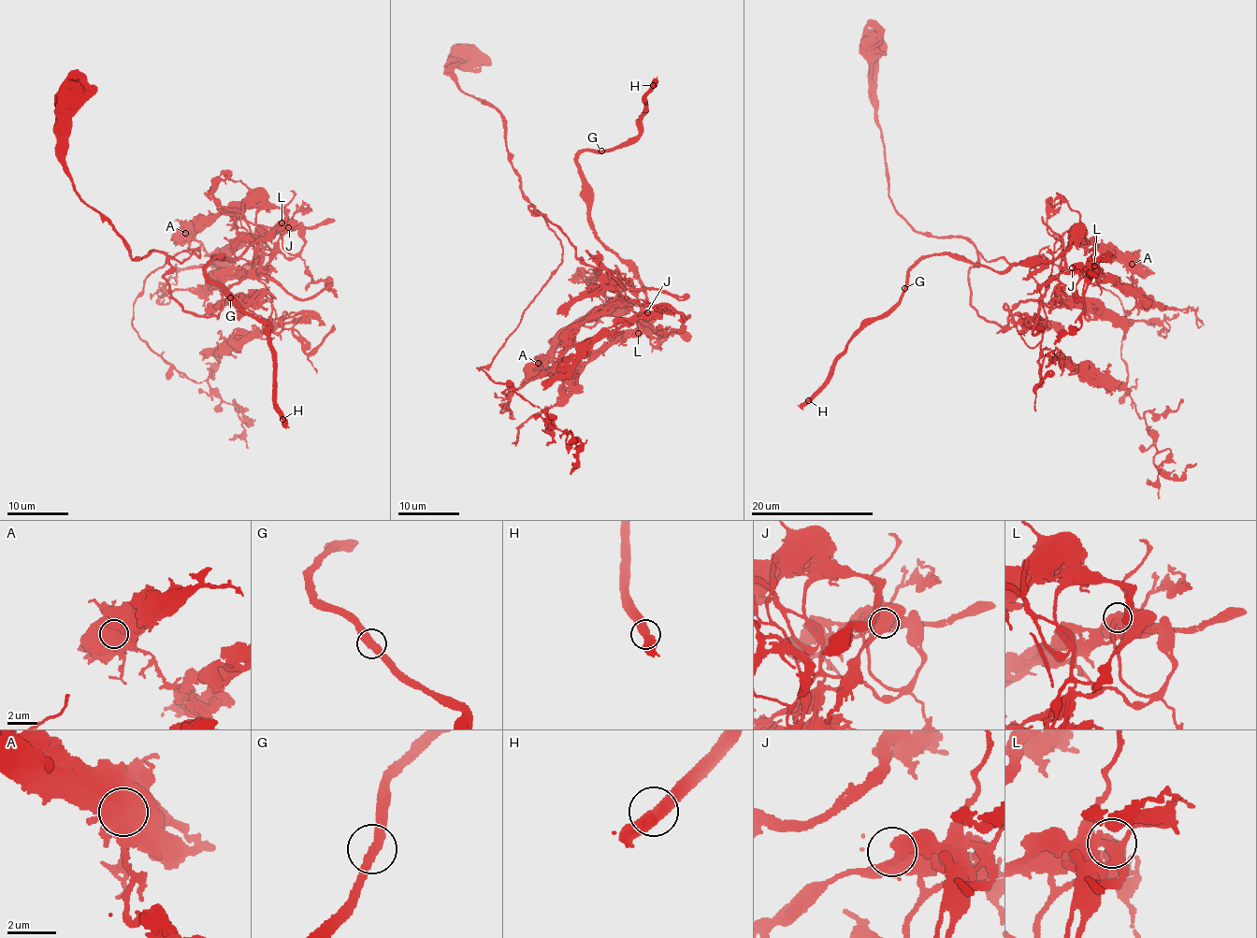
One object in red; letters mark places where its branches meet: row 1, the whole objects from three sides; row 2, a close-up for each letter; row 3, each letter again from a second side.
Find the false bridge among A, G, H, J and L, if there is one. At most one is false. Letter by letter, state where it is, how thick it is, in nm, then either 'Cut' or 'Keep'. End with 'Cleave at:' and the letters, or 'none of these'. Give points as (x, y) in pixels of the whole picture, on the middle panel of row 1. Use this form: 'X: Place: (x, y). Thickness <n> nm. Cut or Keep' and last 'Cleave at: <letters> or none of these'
A: Place: (538, 363). Thickness 1450 nm. Cut
G: Place: (601, 151). Thickness 400 nm. Keep
H: Place: (653, 85). Thickness 500 nm. Keep
J: Place: (647, 312). Thickness 800 nm. Keep
L: Place: (638, 333). Thickness 480 nm. Keep
Cleave at: A

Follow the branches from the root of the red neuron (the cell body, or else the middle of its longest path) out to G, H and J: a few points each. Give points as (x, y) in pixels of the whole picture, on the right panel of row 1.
G: (867, 48), (888, 197), (969, 239), (980, 316), (1005, 326), (1072, 243), (999, 272), (926, 256), (904, 287)
H: (867, 48), (888, 197), (969, 239), (980, 316), (1005, 326), (1072, 243), (999, 272), (920, 258), (807, 400)
J: (867, 48), (888, 197), (917, 232), (969, 239), (980, 316), (1005, 326), (1020, 301), (1074, 294), (1072, 267)

